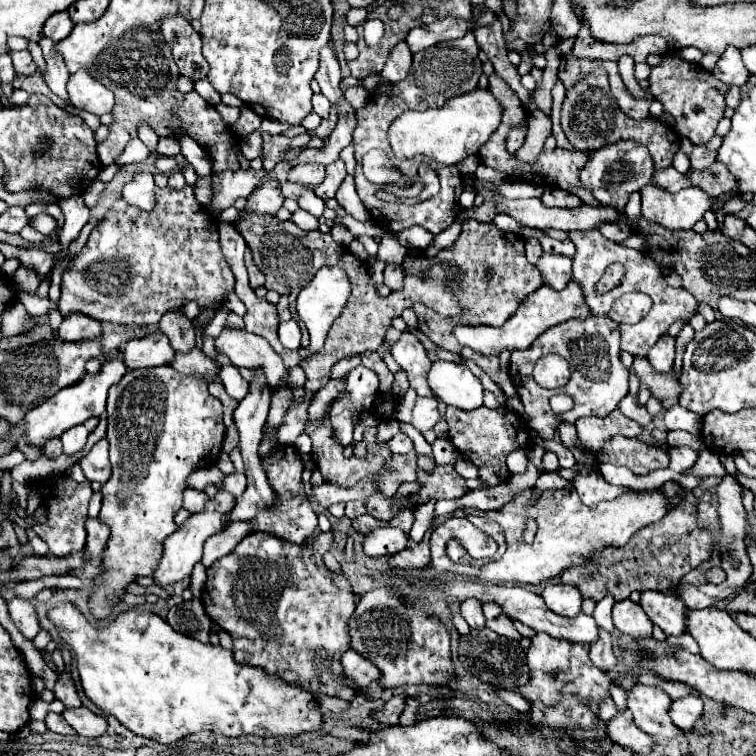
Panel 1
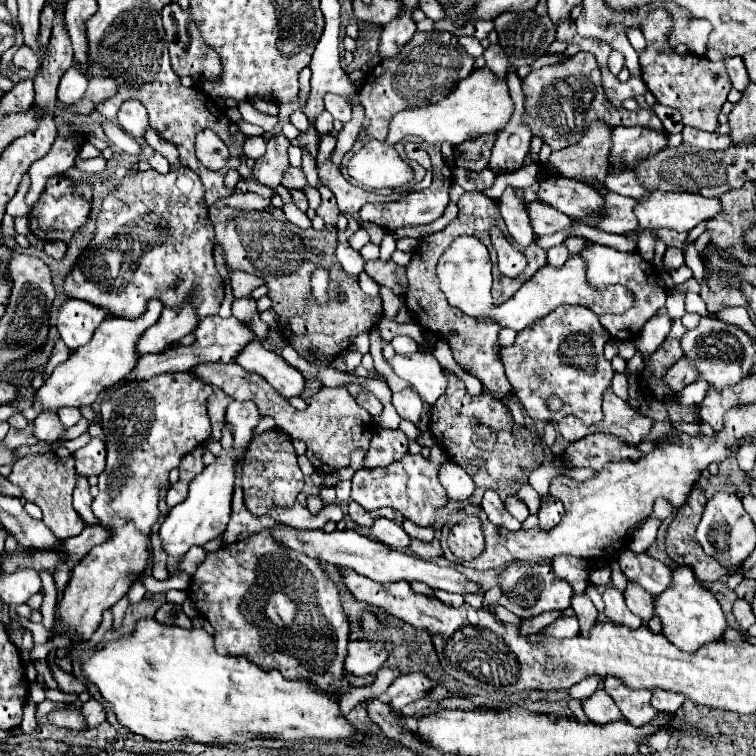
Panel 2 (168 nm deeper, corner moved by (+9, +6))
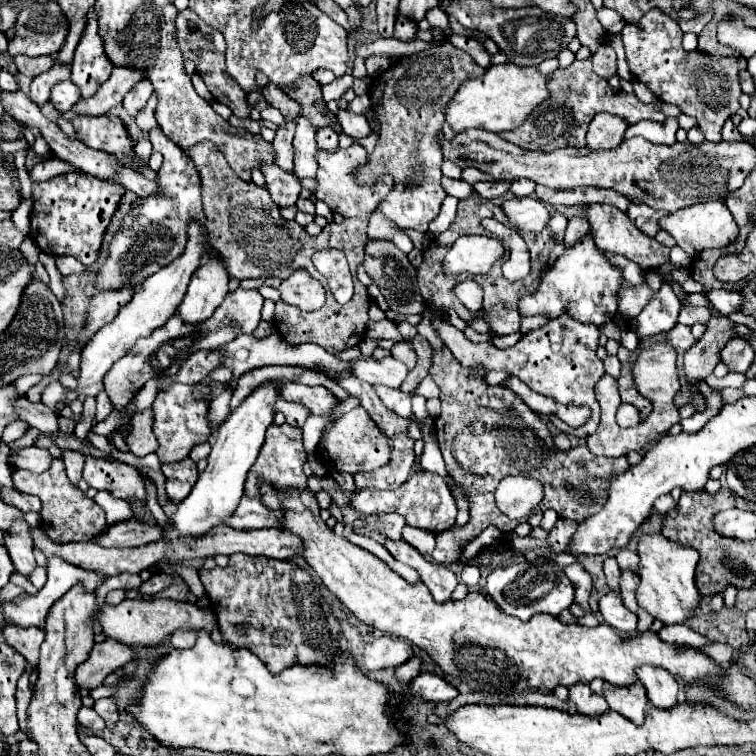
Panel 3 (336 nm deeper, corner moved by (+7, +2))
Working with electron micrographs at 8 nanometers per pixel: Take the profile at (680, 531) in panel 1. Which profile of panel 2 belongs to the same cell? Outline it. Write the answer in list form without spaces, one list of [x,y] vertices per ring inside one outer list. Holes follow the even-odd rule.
[[[658,498],[655,501],[652,516],[659,520],[665,520],[667,516],[671,516],[671,512],[673,512],[673,506],[665,498]]]

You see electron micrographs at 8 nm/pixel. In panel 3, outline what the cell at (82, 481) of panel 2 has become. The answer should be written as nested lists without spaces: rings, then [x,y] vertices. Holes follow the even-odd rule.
[[[65,450],[63,452],[63,462],[65,462],[65,468],[67,468],[69,480],[77,486],[83,478],[81,470],[83,470],[83,464],[85,464],[85,456],[79,454],[79,452],[73,452],[73,450]]]

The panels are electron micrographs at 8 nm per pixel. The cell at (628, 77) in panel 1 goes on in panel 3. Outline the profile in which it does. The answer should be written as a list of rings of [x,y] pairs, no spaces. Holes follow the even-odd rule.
[[[603,44],[595,54],[591,54],[591,60],[593,60],[593,70],[603,76],[603,78],[609,78],[613,74],[617,74],[617,54],[615,50],[609,46],[609,44]]]

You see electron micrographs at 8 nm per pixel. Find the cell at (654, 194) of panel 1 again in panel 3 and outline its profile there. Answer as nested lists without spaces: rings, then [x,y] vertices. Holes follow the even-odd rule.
[[[703,202],[703,204],[693,204],[689,208],[681,208],[669,216],[661,218],[659,226],[663,230],[667,230],[689,256],[695,256],[705,248],[727,246],[729,242],[733,242],[737,238],[737,232],[739,232],[731,212],[727,210],[727,206],[723,202]]]

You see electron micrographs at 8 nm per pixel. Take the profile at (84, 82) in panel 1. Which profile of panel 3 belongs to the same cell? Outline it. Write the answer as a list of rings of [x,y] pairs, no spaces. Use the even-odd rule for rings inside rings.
[[[65,80],[65,82],[53,86],[51,102],[53,102],[53,106],[55,106],[57,110],[69,110],[79,98],[81,98],[79,88],[77,88],[71,80]]]

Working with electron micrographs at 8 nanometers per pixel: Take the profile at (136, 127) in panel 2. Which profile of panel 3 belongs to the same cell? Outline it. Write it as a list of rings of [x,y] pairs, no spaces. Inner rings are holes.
[[[141,80],[139,84],[133,86],[133,90],[123,98],[123,108],[127,110],[127,114],[131,118],[135,118],[147,104],[147,100],[153,94],[153,86],[149,84],[149,80]]]

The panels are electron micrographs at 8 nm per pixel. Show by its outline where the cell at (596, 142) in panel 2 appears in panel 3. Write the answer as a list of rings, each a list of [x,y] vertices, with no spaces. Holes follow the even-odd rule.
[[[597,114],[587,130],[587,148],[611,150],[623,142],[627,122],[613,114]]]

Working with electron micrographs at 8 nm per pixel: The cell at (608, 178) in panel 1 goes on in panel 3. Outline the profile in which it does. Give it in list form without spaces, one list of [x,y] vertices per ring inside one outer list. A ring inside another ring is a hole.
[[[667,118],[665,124],[653,124],[653,122],[641,122],[641,124],[633,124],[627,128],[625,132],[625,140],[633,138],[633,136],[643,136],[645,140],[653,142],[653,144],[675,144],[675,132],[677,132],[679,124],[675,118]]]

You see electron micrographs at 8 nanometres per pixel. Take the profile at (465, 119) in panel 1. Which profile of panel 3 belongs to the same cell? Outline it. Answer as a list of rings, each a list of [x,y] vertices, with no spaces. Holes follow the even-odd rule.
[[[511,62],[489,66],[483,76],[463,82],[445,108],[445,122],[453,132],[465,132],[471,128],[483,128],[491,132],[513,130],[525,122],[529,112],[539,102],[549,98],[545,80],[547,78],[541,76],[537,68],[519,68]]]

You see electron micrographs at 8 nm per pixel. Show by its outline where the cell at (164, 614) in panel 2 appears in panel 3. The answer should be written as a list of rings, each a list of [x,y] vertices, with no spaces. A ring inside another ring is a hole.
[[[177,630],[171,634],[171,646],[173,648],[191,648],[197,640],[197,634],[193,630]]]

